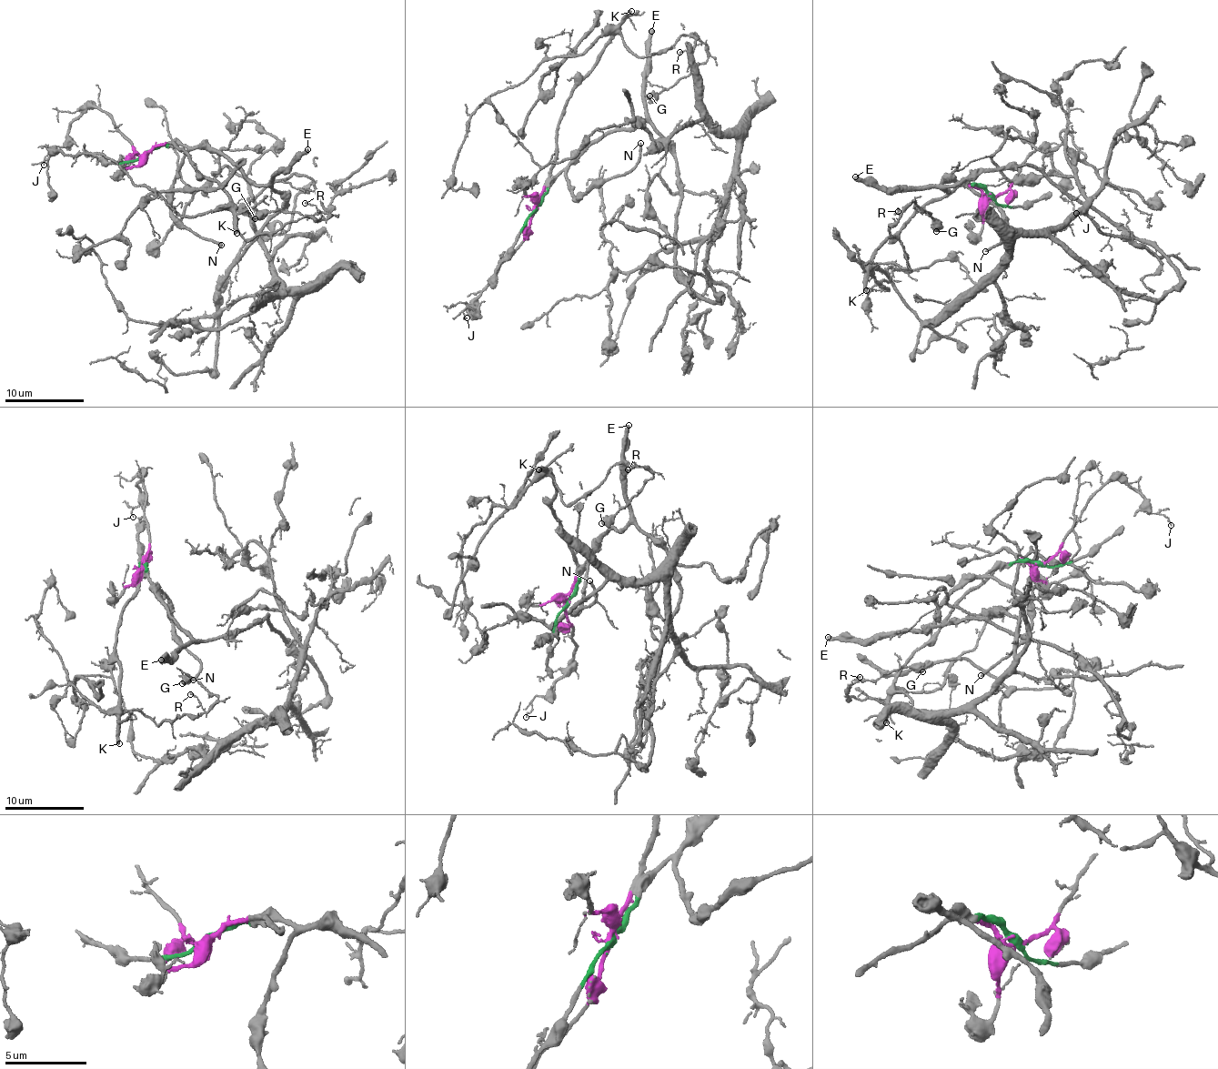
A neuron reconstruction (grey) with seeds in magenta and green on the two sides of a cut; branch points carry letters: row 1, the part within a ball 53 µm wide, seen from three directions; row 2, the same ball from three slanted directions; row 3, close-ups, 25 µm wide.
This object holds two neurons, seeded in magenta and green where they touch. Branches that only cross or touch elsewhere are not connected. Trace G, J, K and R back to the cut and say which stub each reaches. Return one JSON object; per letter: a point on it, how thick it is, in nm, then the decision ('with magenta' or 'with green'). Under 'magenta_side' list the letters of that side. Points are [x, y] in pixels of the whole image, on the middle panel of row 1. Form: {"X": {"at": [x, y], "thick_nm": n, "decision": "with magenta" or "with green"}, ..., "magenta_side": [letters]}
{"G": {"at": [649, 95], "thick_nm": 400, "decision": "with magenta"}, "J": {"at": [467, 317], "thick_nm": 120, "decision": "with magenta"}, "K": {"at": [631, 11], "thick_nm": 320, "decision": "with magenta"}, "R": {"at": [679, 52], "thick_nm": 120, "decision": "with magenta"}, "magenta_side": ["G", "J", "K", "R"]}

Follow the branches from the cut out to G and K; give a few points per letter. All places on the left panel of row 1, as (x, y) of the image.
G: (144, 155), (166, 142), (183, 147), (194, 171), (216, 182), (249, 240), (329, 215), (279, 210), (256, 218)
K: (144, 155), (160, 144), (173, 142), (186, 155), (194, 171), (216, 182), (228, 195), (236, 233)

